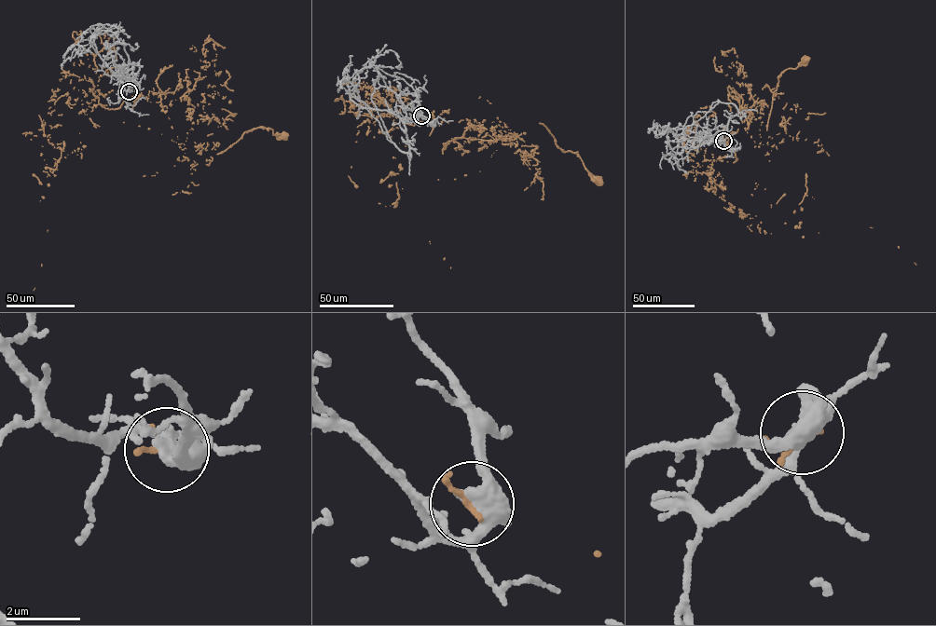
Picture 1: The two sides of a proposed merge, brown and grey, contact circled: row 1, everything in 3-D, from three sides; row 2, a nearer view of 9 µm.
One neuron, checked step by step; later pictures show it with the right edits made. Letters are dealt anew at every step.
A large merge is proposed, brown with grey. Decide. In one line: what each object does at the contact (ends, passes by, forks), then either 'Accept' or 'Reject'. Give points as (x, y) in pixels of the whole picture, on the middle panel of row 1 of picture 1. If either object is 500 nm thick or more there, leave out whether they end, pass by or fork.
At the ring brown ends. At the ring grey forks. Reject

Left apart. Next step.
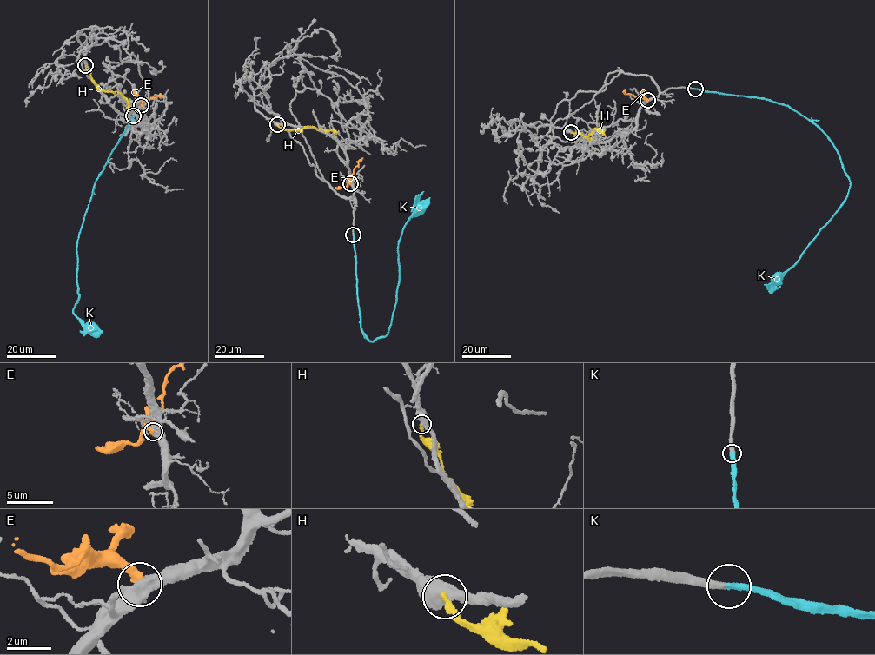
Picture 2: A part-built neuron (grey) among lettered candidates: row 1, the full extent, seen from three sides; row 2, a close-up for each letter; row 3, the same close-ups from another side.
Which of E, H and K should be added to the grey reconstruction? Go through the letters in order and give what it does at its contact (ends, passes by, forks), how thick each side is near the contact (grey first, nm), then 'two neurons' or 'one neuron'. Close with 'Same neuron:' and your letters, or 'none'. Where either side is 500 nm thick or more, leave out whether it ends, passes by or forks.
E: it ends; calibres 440 and 440 nm; two neurons
H: calibres 550 and 240 nm; two neurons
K: it ends; calibres 320 and 340 nm; one neuron
Same neuron: K

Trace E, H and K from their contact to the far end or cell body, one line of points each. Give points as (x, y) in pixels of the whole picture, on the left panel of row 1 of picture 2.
E: (141, 105), (150, 97), (163, 95)
H: (85, 65), (99, 88), (121, 93), (127, 101), (125, 108)
K: (133, 115), (96, 181), (78, 236), (76, 280), (80, 296), (73, 312), (80, 322), (96, 329)

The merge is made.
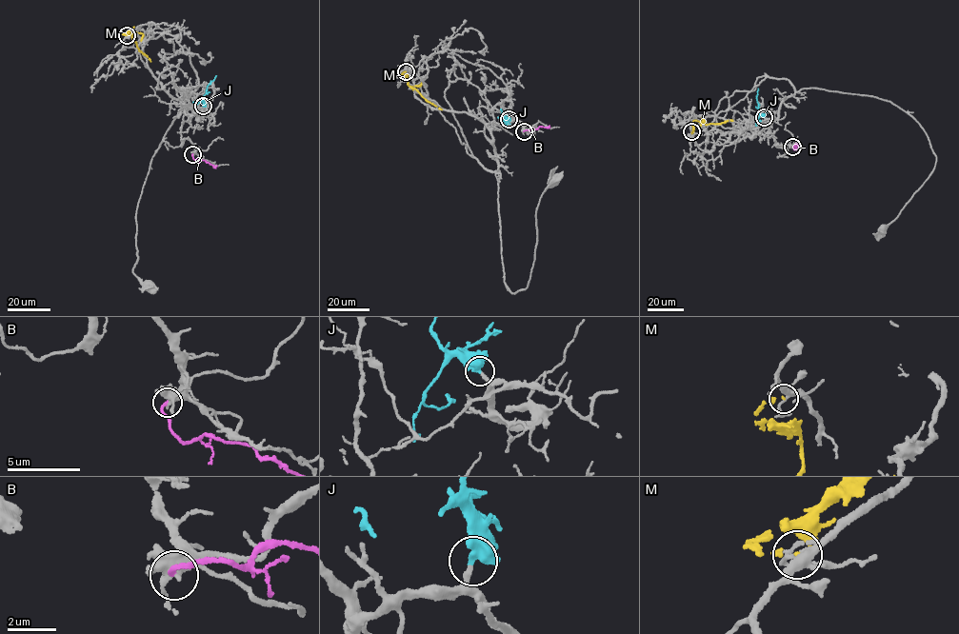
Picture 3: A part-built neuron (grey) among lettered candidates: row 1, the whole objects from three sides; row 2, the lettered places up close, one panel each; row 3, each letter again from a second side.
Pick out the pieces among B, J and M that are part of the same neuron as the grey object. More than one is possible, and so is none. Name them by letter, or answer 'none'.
J

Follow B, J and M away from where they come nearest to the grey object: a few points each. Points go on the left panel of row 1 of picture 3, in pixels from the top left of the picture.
B: (192, 154), (195, 160), (216, 165)
J: (203, 106), (207, 87), (216, 75)
M: (127, 35), (123, 34), (133, 27), (130, 31), (132, 39), (150, 62)

